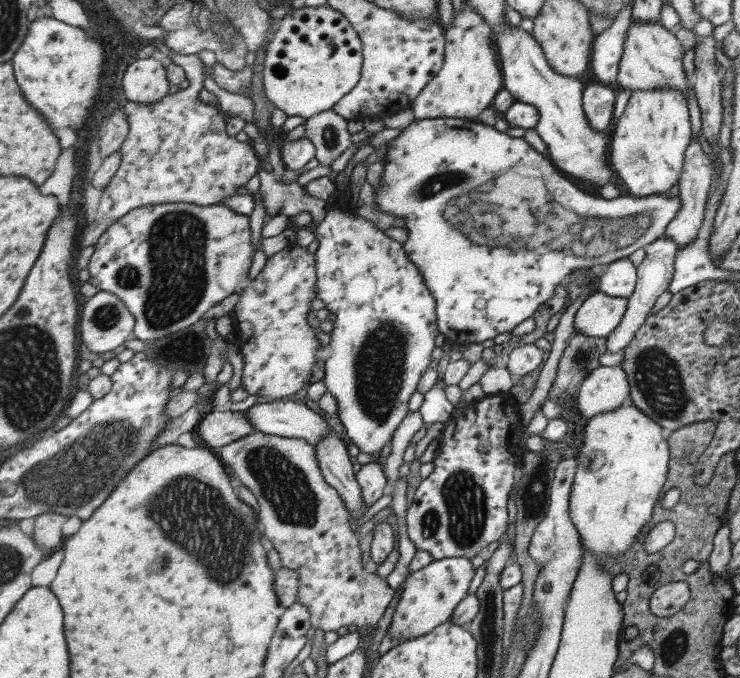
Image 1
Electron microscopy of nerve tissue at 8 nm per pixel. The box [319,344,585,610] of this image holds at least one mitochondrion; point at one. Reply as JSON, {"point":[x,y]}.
{"point":[460,514]}

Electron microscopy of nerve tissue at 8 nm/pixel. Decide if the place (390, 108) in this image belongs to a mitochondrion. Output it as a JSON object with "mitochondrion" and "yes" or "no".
{"mitochondrion":"no"}

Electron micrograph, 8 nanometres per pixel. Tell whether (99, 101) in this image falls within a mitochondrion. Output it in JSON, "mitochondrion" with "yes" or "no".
{"mitochondrion":"no"}

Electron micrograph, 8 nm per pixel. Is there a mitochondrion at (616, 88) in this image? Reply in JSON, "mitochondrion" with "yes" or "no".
{"mitochondrion":"no"}

